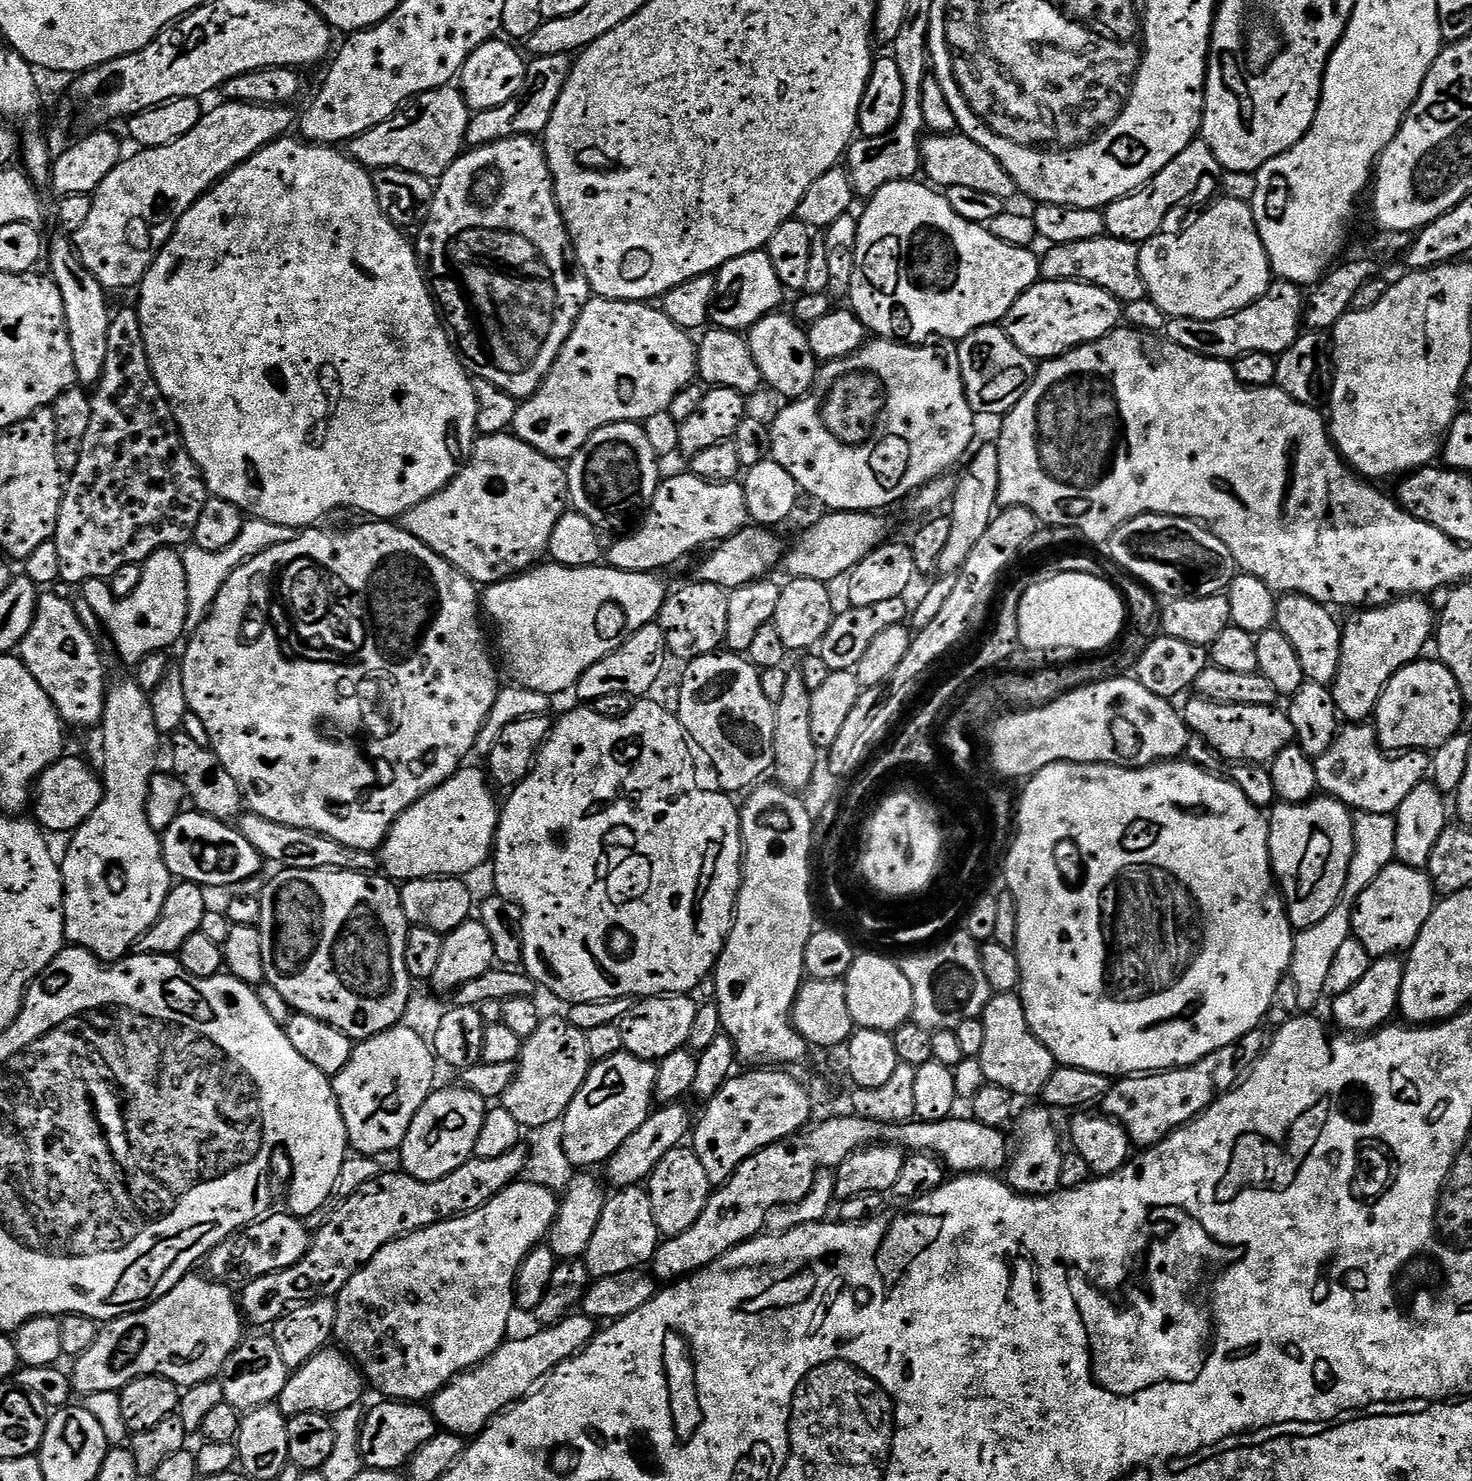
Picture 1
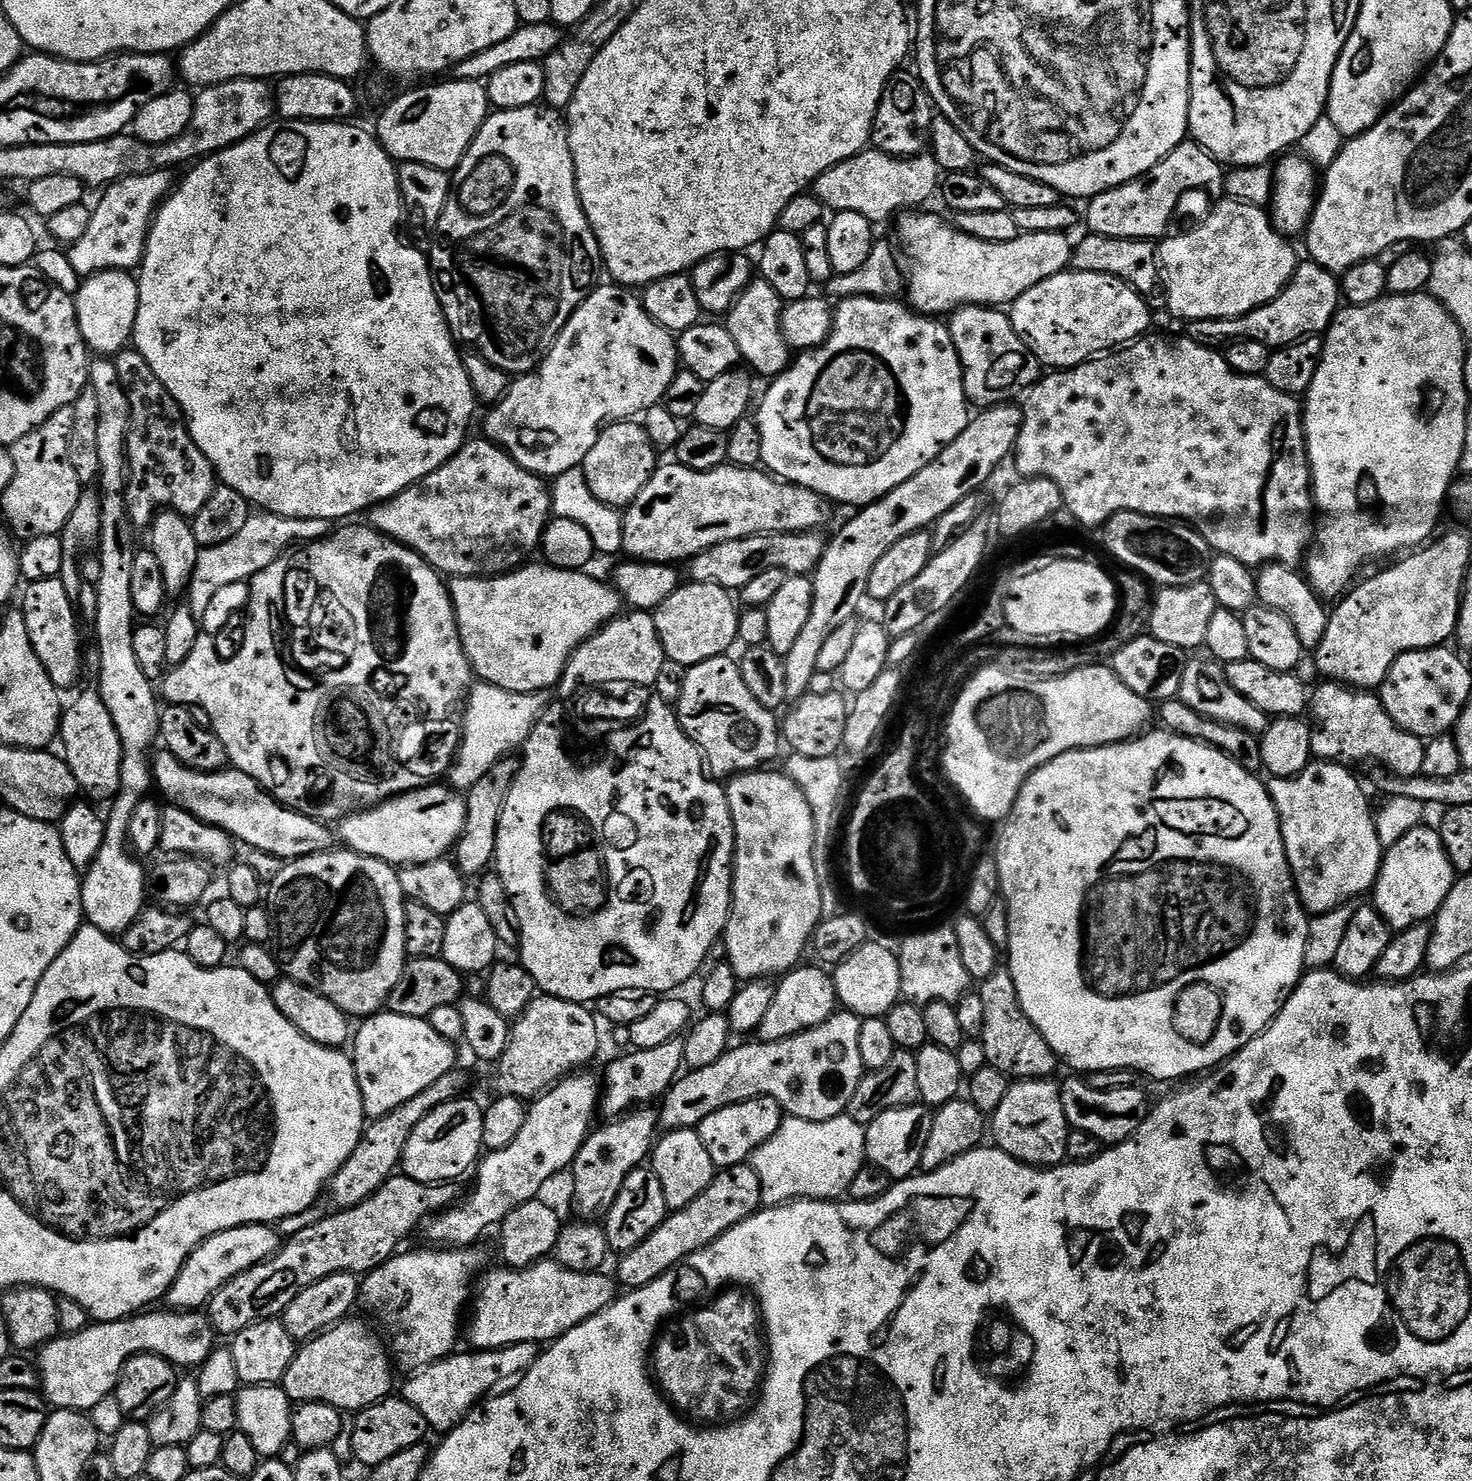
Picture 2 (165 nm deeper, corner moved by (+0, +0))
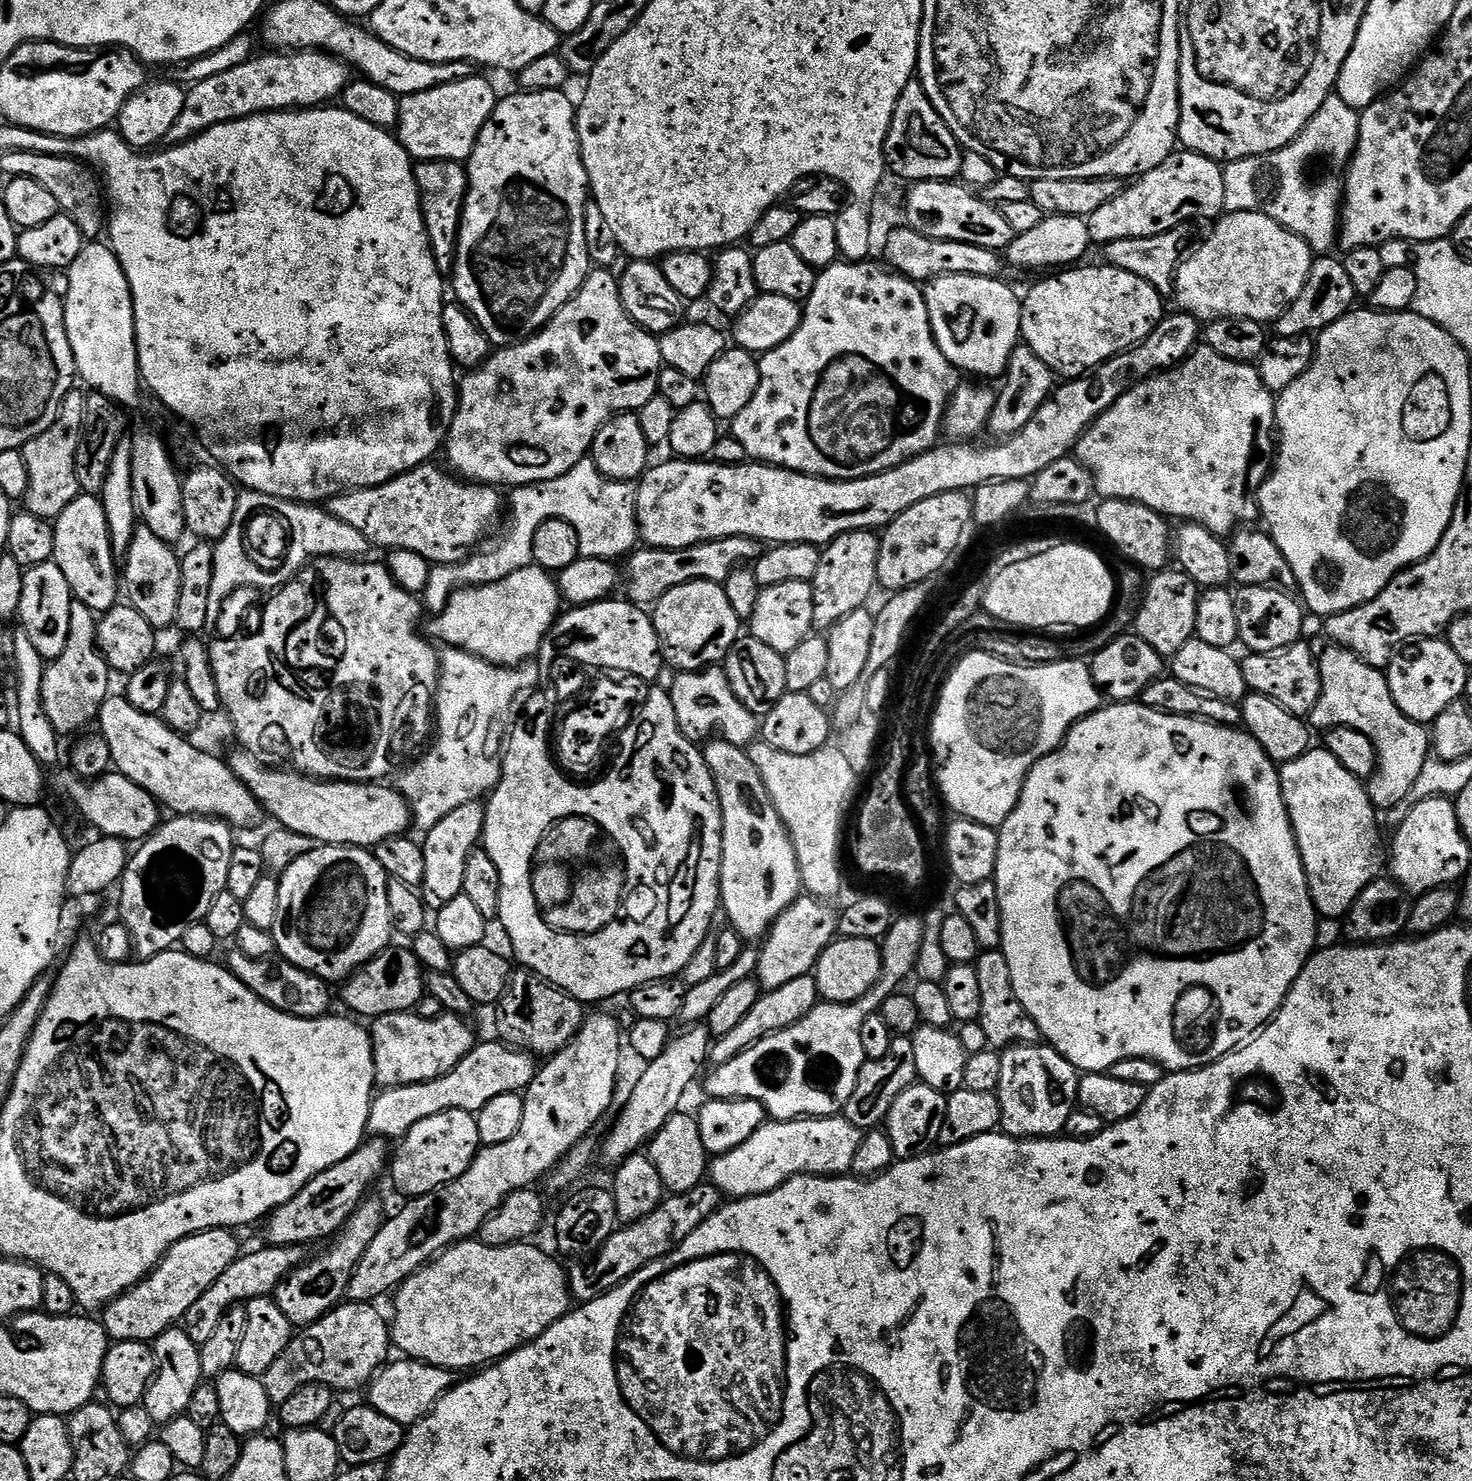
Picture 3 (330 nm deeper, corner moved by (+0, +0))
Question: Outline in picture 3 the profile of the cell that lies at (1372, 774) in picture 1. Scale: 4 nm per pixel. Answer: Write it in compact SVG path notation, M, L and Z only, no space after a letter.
M1327 635L1311 637L1310 643L1318 650L1316 665L1322 678L1322 694L1310 717L1311 727L1349 728L1366 734L1376 747L1376 771L1366 780L1368 796L1378 810L1398 806L1410 794L1418 774L1422 774L1422 766L1430 759L1429 729L1398 710L1398 702L1390 694L1388 677L1381 669L1370 666L1340 644L1331 643Z

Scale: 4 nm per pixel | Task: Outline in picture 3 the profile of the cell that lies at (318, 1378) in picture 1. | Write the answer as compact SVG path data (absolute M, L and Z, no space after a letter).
M341 1302L318 1322L301 1327L293 1335L290 1346L282 1350L278 1362L274 1362L262 1377L273 1405L286 1402L294 1390L302 1390L307 1384L325 1384L344 1392L351 1388L363 1389L385 1367L389 1359L388 1348L393 1347L389 1321L386 1316L384 1320L376 1307L372 1302Z

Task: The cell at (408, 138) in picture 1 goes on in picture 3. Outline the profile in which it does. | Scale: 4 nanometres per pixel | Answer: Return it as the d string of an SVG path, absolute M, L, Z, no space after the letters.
M479 74L465 80L450 82L423 94L410 94L400 102L398 139L413 161L454 160L467 161L478 142L482 126L492 117L498 103L498 95L488 80Z

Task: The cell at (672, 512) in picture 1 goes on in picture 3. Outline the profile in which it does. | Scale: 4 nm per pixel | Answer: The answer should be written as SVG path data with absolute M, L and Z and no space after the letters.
M1177 311L1176 316L1165 315L1152 333L1135 348L1121 352L1119 356L1099 364L1090 378L1072 378L1055 389L1048 401L1018 430L1018 434L1001 439L996 444L984 444L975 448L972 442L937 443L929 452L918 454L897 468L879 472L873 476L863 476L857 480L826 480L822 476L807 476L801 472L791 472L789 468L778 468L763 462L742 464L718 464L668 458L665 464L649 467L638 484L636 509L640 539L650 548L689 548L695 544L705 544L707 540L721 540L727 536L749 536L761 542L777 544L814 544L827 546L835 536L847 532L867 532L883 530L898 514L934 498L934 494L947 492L968 492L986 482L1031 481L1046 466L1058 462L1075 449L1076 443L1084 437L1084 431L1102 415L1122 394L1133 388L1139 380L1181 364L1194 351L1202 340L1202 324L1195 316Z

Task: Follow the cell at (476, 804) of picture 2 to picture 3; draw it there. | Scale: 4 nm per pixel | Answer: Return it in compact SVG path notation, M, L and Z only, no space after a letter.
M479 799L458 806L438 826L427 829L425 840L422 840L424 857L426 858L426 874L422 885L424 903L429 909L439 910L446 902L454 902L454 898L462 895L466 878L466 858L481 843L484 835L485 805Z

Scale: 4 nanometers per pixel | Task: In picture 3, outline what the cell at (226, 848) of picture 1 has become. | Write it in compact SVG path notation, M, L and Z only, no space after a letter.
M65 770L56 780L56 788L80 811L80 816L92 828L97 828L100 836L113 836L125 842L143 842L160 827L162 823L162 805L160 801L154 799L146 790L142 790L142 786L138 786L134 782L130 782L130 778L126 778L118 770L109 771L107 774L97 776L95 780L86 780L83 776L77 776L71 770Z

